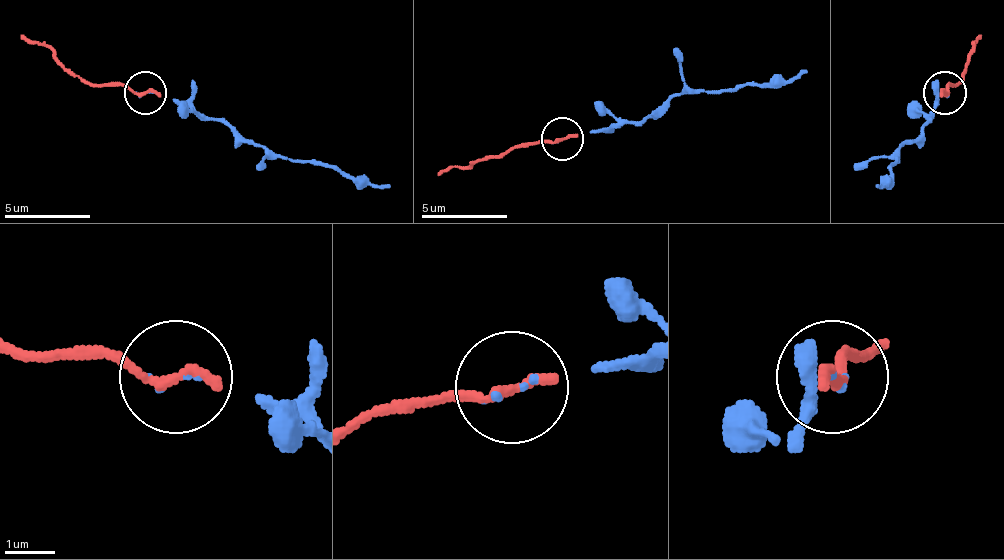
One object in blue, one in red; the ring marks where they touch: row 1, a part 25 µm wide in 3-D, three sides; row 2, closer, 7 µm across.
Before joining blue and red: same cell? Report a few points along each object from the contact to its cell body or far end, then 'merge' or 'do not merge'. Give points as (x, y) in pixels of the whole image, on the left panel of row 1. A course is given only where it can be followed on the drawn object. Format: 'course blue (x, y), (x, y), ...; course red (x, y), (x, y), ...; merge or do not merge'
course blue (146, 91), (223, 121), (258, 147), (390, 185); course red (146, 91), (95, 87), (22, 35); merge

